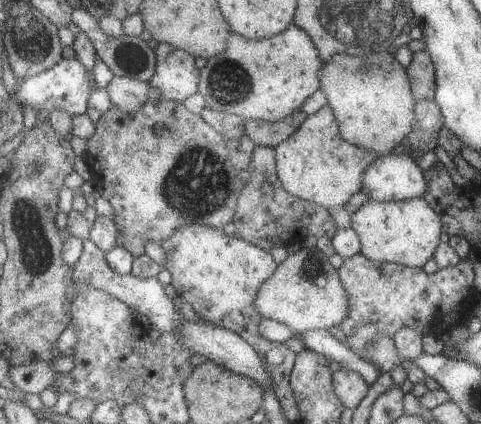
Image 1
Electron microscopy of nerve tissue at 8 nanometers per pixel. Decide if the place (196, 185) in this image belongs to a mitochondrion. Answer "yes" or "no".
yes

